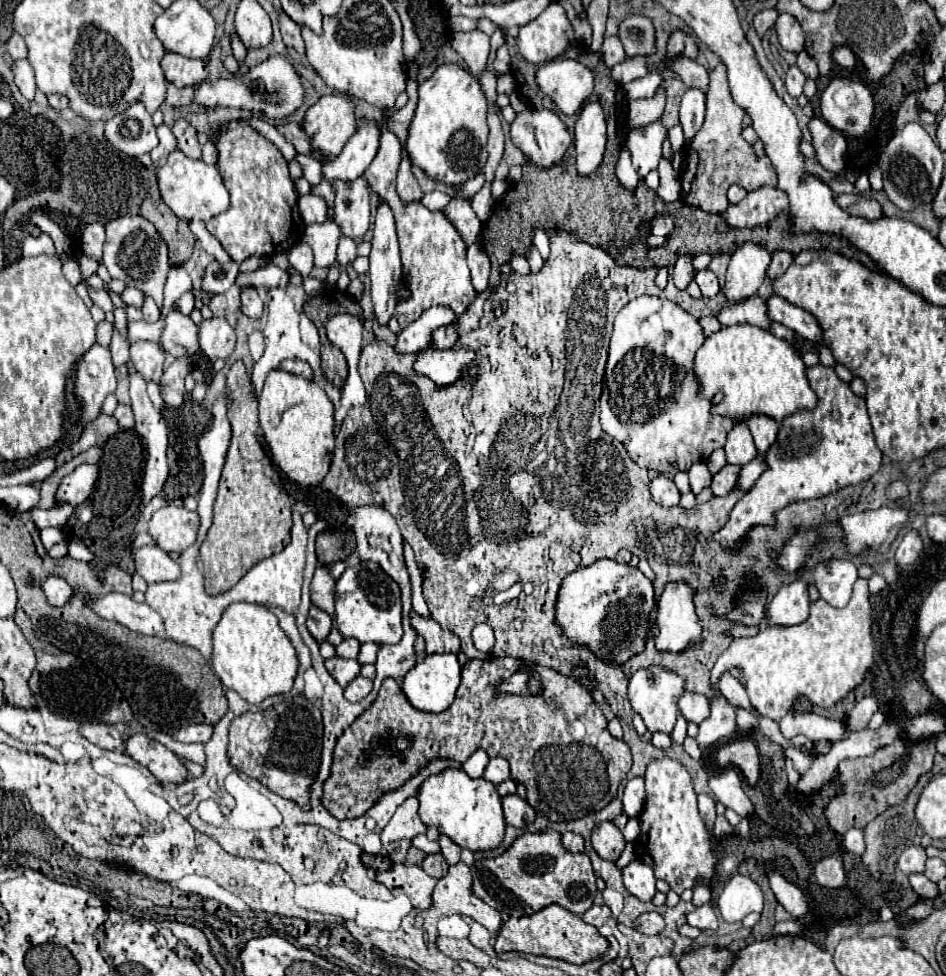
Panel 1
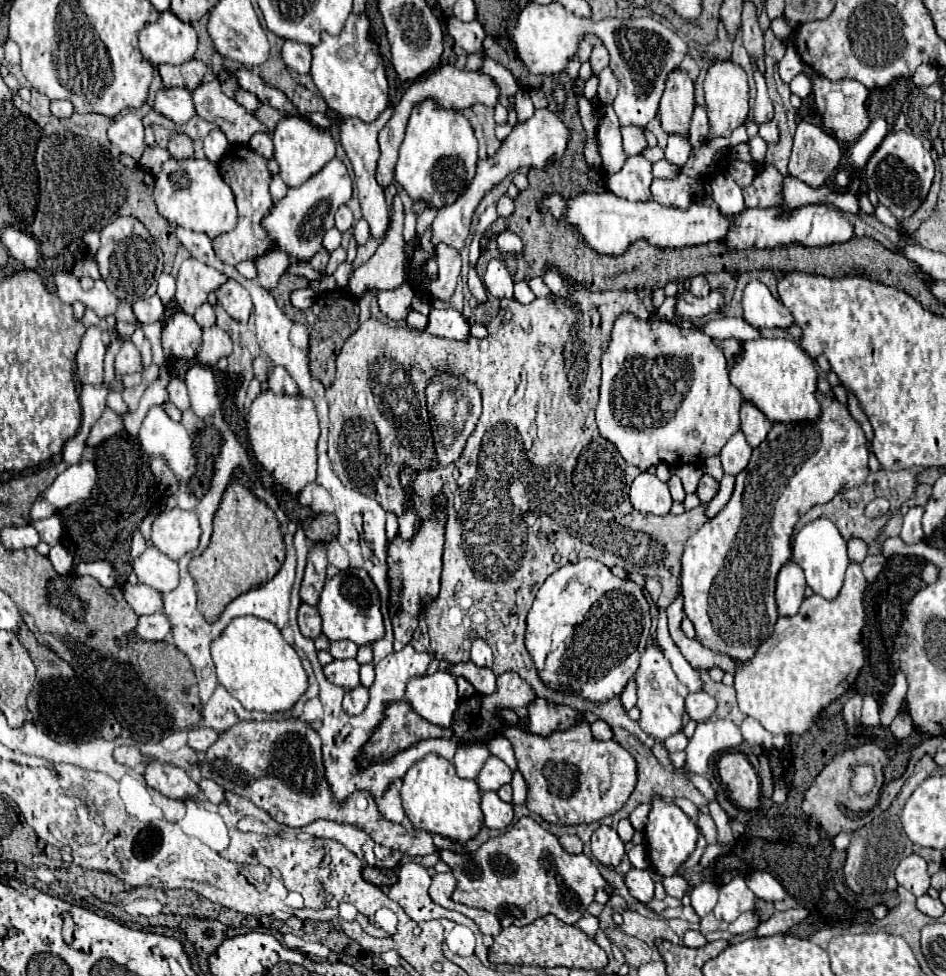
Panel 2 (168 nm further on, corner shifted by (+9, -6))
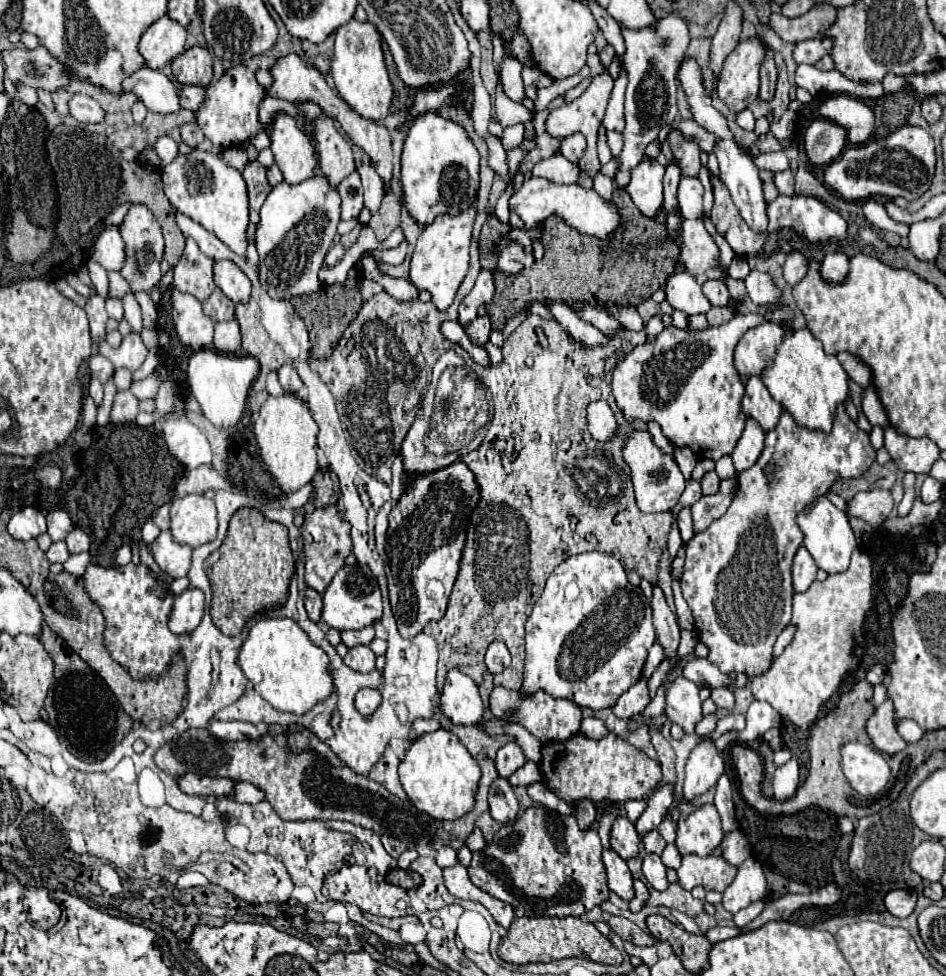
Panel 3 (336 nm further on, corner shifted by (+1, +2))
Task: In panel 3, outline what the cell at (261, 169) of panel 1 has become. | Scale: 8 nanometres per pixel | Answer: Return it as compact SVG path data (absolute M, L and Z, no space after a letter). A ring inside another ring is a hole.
M250 161L242 171L242 177L248 185L248 197L250 197L250 223L248 223L248 231L246 231L248 243L254 243L254 235L258 231L260 207L262 207L264 199L268 197L268 193L272 191L272 185L268 183L266 171L268 169L262 167L258 161Z

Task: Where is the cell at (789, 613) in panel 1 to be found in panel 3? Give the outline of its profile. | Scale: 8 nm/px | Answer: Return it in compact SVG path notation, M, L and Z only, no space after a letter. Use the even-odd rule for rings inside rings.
M800 547L798 553L796 553L796 557L794 557L794 565L792 565L794 593L802 593L802 591L806 591L806 589L814 583L814 579L816 579L816 571L818 571L818 567L816 567L812 555L810 555L804 547Z

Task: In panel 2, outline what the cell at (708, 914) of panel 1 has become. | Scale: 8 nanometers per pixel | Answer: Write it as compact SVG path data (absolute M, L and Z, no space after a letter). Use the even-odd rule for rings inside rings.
M700 885L700 887L696 887L696 889L692 891L690 899L692 899L694 911L696 911L700 917L706 917L706 915L714 909L714 905L716 905L716 901L718 901L718 891L716 891L712 885Z

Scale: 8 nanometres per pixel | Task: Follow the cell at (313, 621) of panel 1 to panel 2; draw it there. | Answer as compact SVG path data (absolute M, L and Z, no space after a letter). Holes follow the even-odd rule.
M302 603L300 609L298 609L298 625L300 625L302 635L316 639L322 633L322 619L318 615L318 609Z

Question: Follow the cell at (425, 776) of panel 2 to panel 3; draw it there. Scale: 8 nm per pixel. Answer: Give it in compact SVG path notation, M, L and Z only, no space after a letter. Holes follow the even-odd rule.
M438 729L434 733L426 733L418 737L406 753L406 759L398 767L400 783L410 797L412 805L428 813L438 821L456 821L472 811L476 803L476 791L480 783L480 767L466 751L466 747L458 741L458 737L450 731Z

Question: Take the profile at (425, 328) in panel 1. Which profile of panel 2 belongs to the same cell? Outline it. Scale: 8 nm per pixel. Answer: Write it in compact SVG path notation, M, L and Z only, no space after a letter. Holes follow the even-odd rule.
M450 307L450 309L432 309L428 315L428 329L430 335L454 339L454 341L466 341L470 337L470 325L466 317Z

